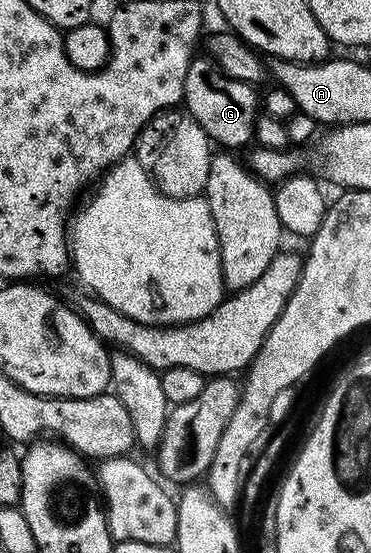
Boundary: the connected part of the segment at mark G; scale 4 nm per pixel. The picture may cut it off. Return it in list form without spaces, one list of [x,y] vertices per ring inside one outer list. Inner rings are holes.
[[[196,57],[185,76],[182,105],[187,113],[193,116],[193,120],[197,120],[197,124],[201,124],[201,128],[206,132],[212,143],[219,145],[220,142],[223,145],[220,147],[223,148],[243,146],[247,141],[250,143],[255,137],[255,119],[261,110],[260,95],[258,93],[255,95],[256,87],[252,83],[231,78],[228,74],[223,73],[218,66],[208,61],[206,57],[203,58]]]

